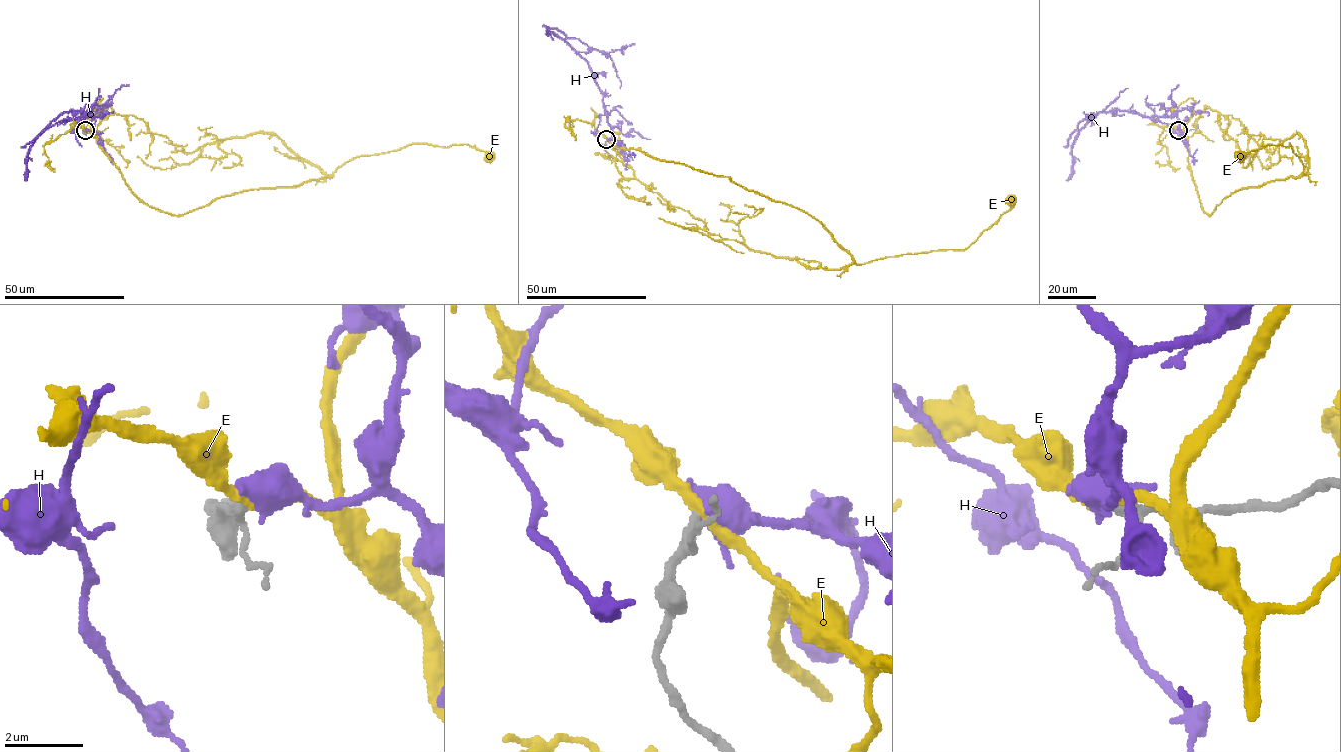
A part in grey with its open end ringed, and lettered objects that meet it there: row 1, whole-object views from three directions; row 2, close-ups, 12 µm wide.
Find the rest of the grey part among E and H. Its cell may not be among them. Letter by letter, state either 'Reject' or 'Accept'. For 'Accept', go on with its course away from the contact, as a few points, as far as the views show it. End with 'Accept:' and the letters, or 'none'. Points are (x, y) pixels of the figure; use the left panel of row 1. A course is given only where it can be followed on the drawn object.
E: Reject
H: Accept. Its course: (85, 129), (91, 130), (94, 119), (72, 110), (61, 112), (44, 129), (88, 113), (98, 88)
Accept: H

